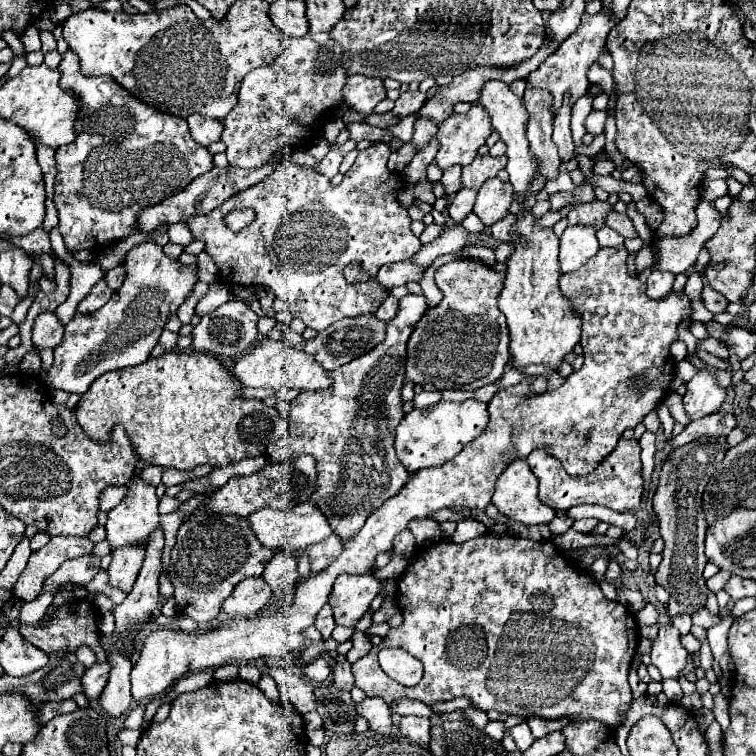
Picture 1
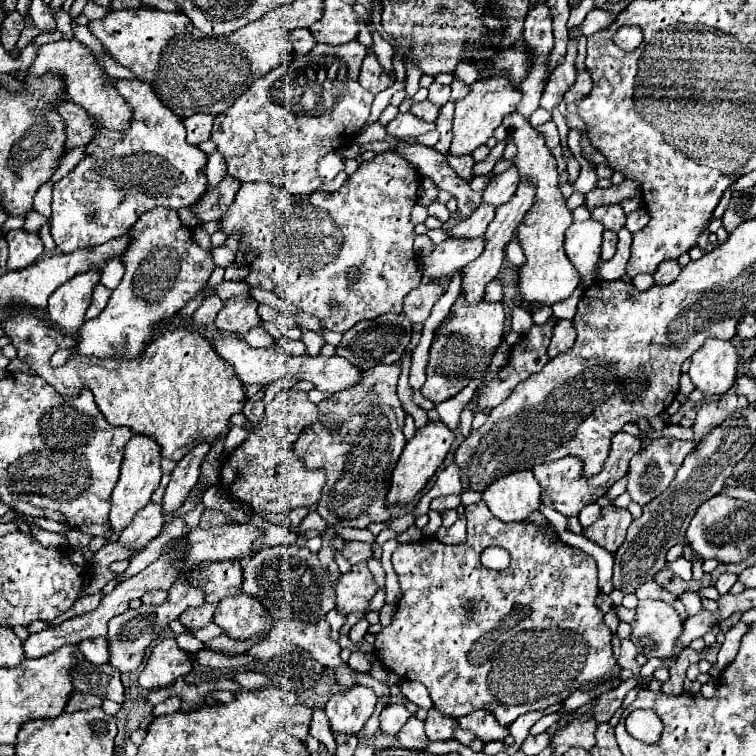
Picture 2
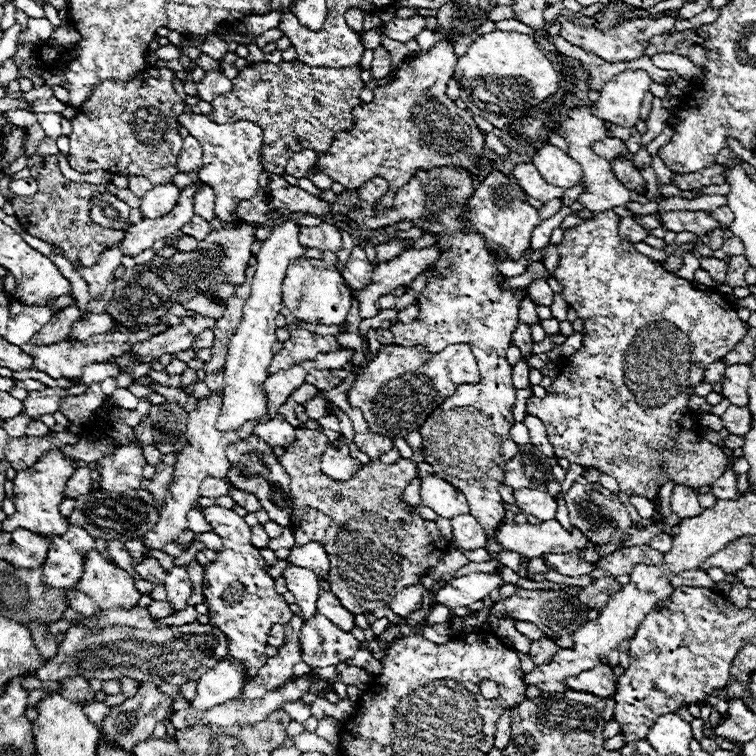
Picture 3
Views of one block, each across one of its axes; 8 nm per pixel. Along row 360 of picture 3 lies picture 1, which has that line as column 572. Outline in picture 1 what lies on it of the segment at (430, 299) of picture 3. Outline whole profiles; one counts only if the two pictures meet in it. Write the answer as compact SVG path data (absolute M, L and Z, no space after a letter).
M620 438L616 450L608 456L608 460L604 460L604 464L600 464L600 468L596 468L596 472L578 478L568 476L562 464L544 450L534 450L526 460L540 482L540 500L556 512L566 512L568 508L580 504L598 504L616 512L638 512L644 480L640 464L640 446L636 440Z

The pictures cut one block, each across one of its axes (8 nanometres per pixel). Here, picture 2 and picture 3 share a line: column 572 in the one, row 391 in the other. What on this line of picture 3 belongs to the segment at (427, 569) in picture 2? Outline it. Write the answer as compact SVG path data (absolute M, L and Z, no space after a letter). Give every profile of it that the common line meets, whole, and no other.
M612 210L596 212L594 218L584 220L580 226L566 228L562 242L558 244L558 256L560 256L560 262L554 272L554 278L562 284L562 298L568 304L572 304L578 318L584 320L584 340L582 340L582 348L574 356L568 357L563 370L554 378L552 386L548 388L548 394L543 398L532 395L526 402L526 412L532 416L538 416L544 422L544 426L548 430L548 440L554 446L554 454L558 458L568 458L572 464L598 468L600 472L616 478L616 482L620 484L620 490L628 496L644 496L644 498L652 500L656 496L656 488L662 486L666 480L674 480L676 484L682 484L688 488L700 488L706 484L712 486L726 470L726 454L720 446L716 446L708 440L702 440L698 436L700 424L696 422L694 412L688 408L688 398L694 394L692 388L704 380L704 368L712 362L722 360L746 336L748 324L738 318L734 308L722 306L716 298L708 296L702 290L696 290L692 282L678 278L676 274L664 270L660 262L654 262L648 256L636 252L632 242L620 238L618 216Z

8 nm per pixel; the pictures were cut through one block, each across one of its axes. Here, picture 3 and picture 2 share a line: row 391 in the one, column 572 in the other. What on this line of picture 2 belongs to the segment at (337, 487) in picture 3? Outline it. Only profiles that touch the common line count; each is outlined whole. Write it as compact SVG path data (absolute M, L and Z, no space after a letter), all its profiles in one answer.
M560 320L554 326L554 334L548 346L548 356L556 358L562 352L568 352L574 346L574 338L576 334L572 332L572 322L570 320Z

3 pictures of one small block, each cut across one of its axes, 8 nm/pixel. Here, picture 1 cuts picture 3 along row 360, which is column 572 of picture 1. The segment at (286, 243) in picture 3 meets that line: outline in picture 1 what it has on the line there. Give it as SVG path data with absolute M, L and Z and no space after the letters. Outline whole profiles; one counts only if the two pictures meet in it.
M568 226L560 236L560 264L562 272L574 272L598 252L596 230L592 226Z

